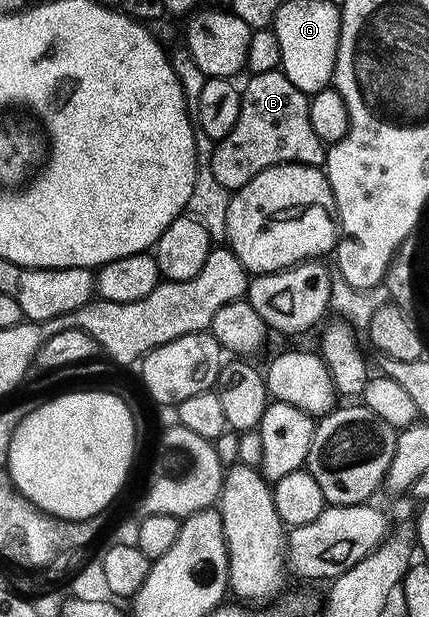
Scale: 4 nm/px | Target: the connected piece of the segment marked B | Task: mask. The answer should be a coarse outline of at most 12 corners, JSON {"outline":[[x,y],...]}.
{"outline":[[278,70],[241,88],[210,168],[228,190],[276,164],[321,168],[309,96]]}

